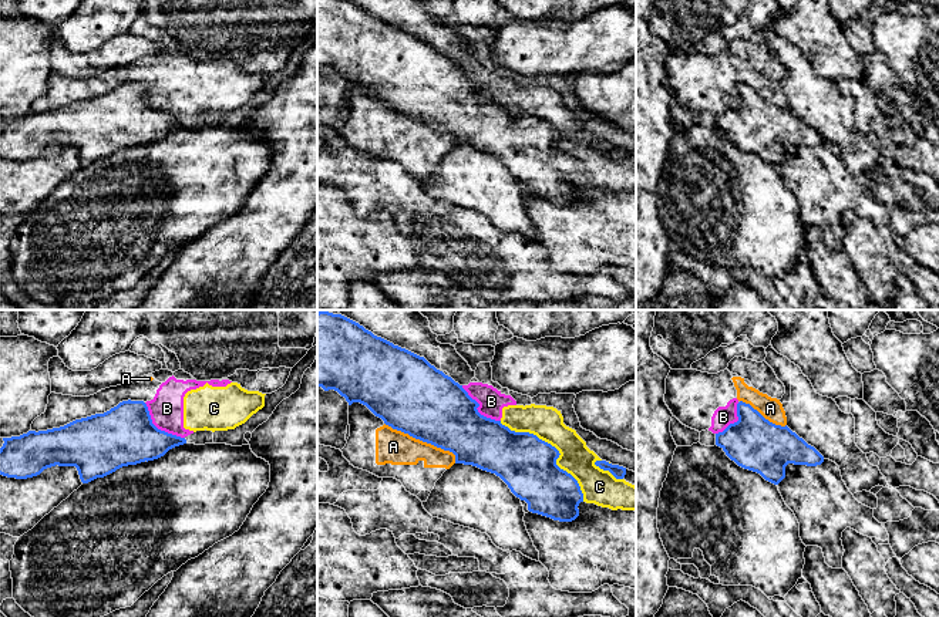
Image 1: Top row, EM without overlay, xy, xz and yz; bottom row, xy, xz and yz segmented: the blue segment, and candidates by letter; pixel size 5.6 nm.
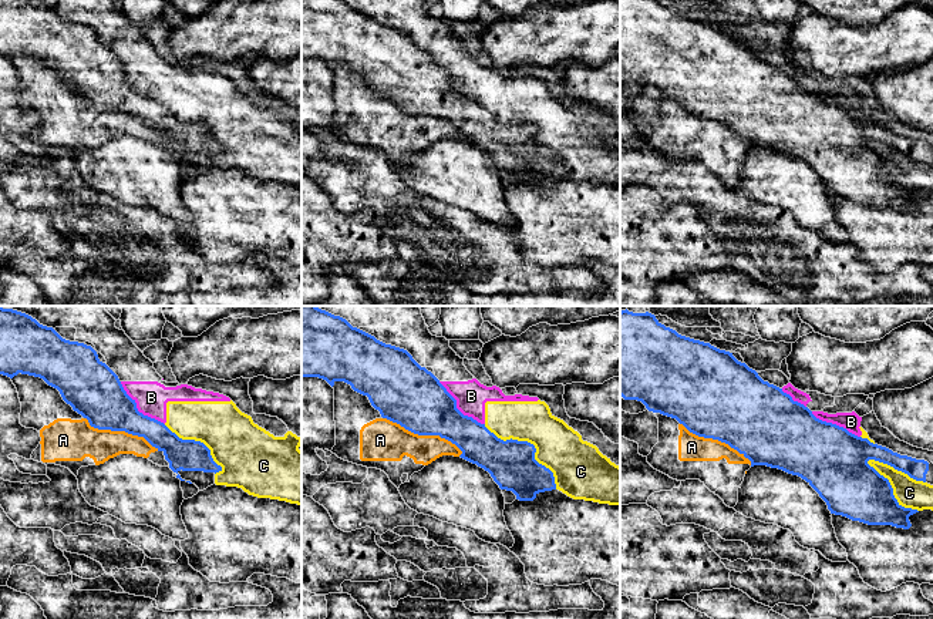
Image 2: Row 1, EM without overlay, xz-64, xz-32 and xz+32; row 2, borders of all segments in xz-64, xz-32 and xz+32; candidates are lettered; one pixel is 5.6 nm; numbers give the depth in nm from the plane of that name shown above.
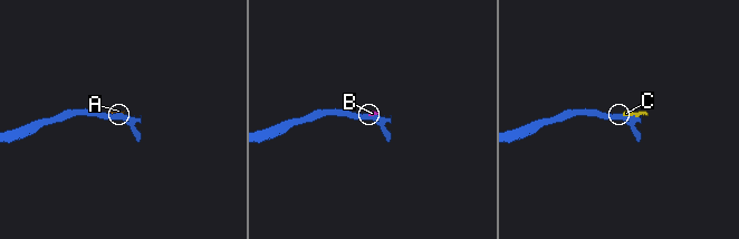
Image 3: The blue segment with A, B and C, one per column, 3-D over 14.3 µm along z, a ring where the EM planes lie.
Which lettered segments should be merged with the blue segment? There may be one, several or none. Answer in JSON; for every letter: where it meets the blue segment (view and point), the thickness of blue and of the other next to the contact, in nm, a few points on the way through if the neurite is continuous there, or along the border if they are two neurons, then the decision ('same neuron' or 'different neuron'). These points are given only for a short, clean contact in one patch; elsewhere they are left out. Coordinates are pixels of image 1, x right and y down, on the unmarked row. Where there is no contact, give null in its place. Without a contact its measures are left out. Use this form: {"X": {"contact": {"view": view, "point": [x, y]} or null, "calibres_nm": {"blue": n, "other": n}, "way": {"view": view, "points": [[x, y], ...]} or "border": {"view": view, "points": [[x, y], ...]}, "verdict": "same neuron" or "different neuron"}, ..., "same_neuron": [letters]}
{"A": {"contact": {"view": "xz", "point": [423, 122]}, "calibres_nm": {"blue": 400, "other": 190}, "verdict": "different neuron"}, "B": {"contact": {"view": "xy", "point": [157, 110]}, "calibres_nm": {"blue": 340, "other": 190}, "verdict": "different neuron"}, "C": {"contact": {"view": "xz", "point": [555, 130]}, "calibres_nm": {"blue": 320, "other": 190}, "verdict": "different neuron"}, "same_neuron": []}

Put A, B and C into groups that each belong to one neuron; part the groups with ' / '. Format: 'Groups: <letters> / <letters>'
Groups: A B C

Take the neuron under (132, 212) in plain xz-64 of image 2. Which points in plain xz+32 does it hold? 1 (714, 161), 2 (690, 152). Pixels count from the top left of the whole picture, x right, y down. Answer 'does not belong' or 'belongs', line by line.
1: does not belong
2: does not belong

